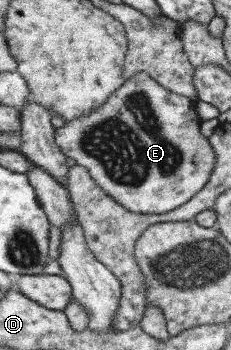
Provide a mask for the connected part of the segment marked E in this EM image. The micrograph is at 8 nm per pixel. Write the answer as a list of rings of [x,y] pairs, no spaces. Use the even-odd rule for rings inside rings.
[[[145,72],[125,80],[87,115],[54,130],[54,143],[126,211],[167,215],[209,180],[215,157],[199,131],[195,102],[161,87]]]

